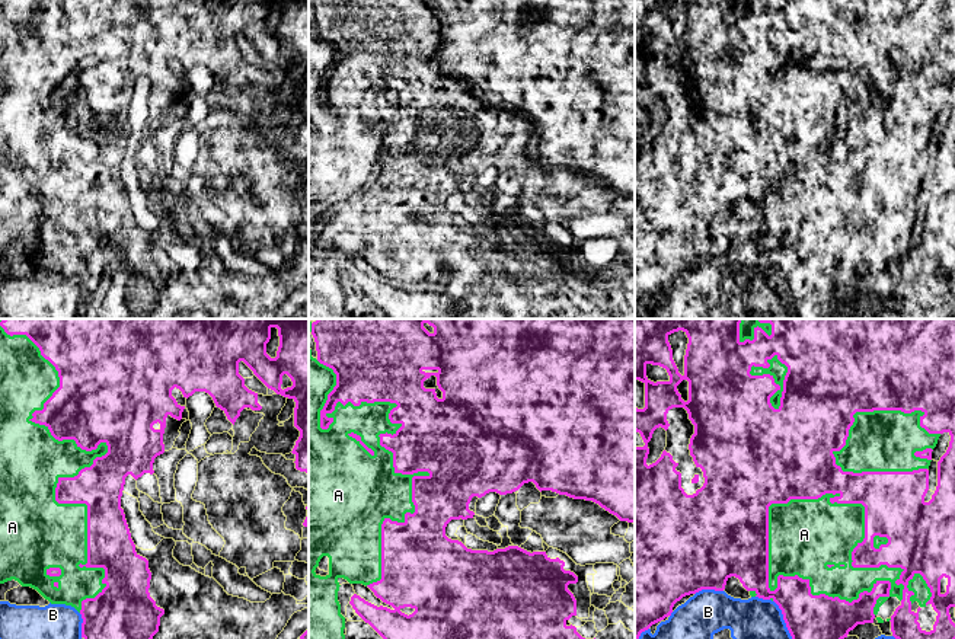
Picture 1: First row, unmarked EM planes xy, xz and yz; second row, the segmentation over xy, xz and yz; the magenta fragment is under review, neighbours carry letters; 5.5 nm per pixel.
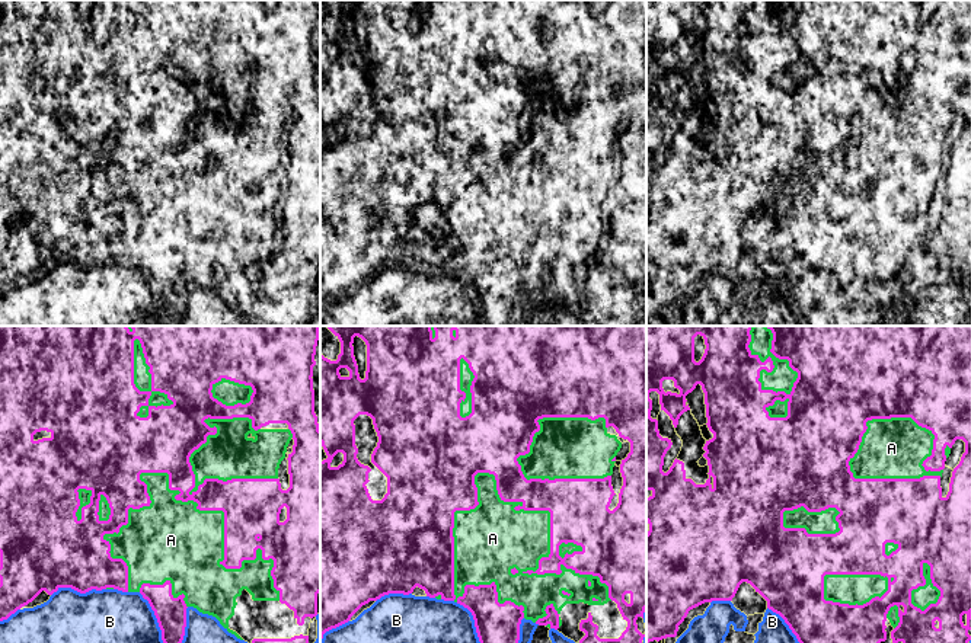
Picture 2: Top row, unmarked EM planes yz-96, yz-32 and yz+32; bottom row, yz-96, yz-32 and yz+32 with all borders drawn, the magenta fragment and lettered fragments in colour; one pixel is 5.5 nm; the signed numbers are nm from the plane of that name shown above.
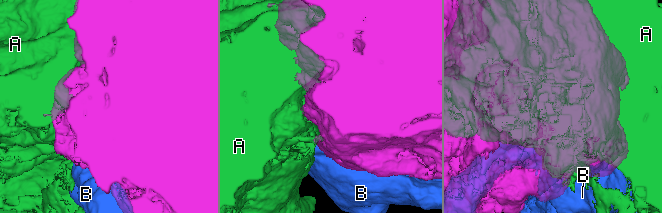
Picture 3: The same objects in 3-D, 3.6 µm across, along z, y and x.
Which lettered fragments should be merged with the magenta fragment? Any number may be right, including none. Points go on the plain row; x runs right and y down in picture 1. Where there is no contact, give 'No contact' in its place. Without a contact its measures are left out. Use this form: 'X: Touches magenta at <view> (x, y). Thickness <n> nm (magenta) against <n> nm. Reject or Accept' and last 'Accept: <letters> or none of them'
A: Touches magenta at yz (864, 213). Thickness 340 nm (magenta) against 360 nm. Reject
B: Touches magenta at yz (708, 262). Thickness 500 nm (magenta) against 260 nm. Reject
Accept: none of them

